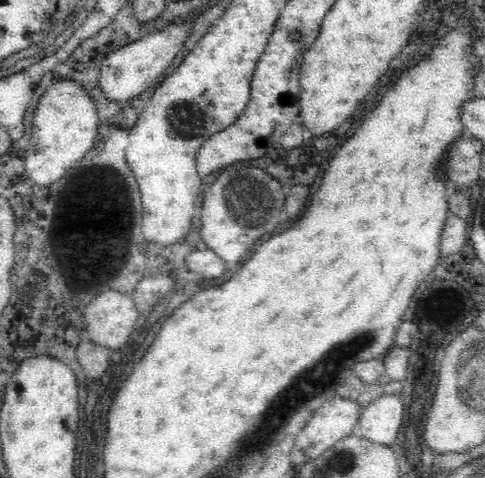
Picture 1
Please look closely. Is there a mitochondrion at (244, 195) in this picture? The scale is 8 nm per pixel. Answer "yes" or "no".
yes

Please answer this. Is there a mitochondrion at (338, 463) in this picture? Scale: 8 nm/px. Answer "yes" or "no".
yes

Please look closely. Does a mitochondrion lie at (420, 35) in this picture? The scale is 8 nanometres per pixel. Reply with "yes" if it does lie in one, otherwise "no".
no

